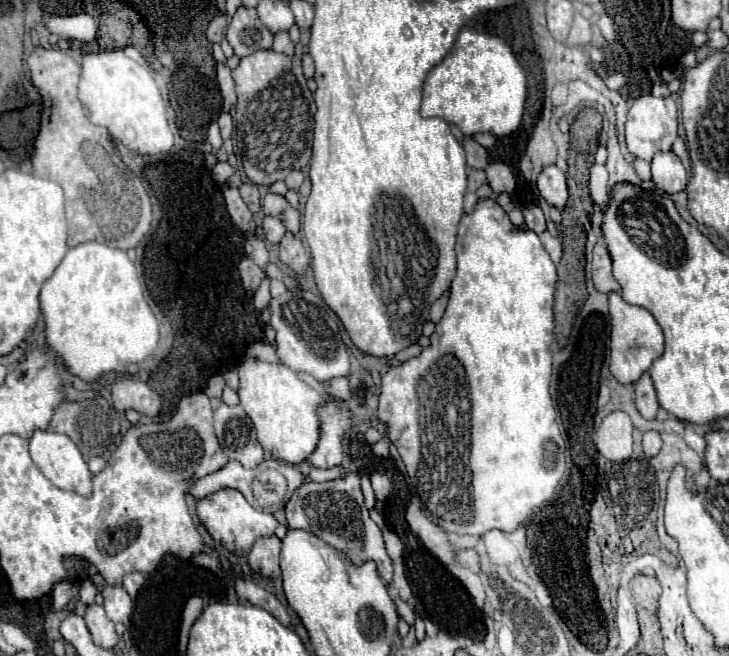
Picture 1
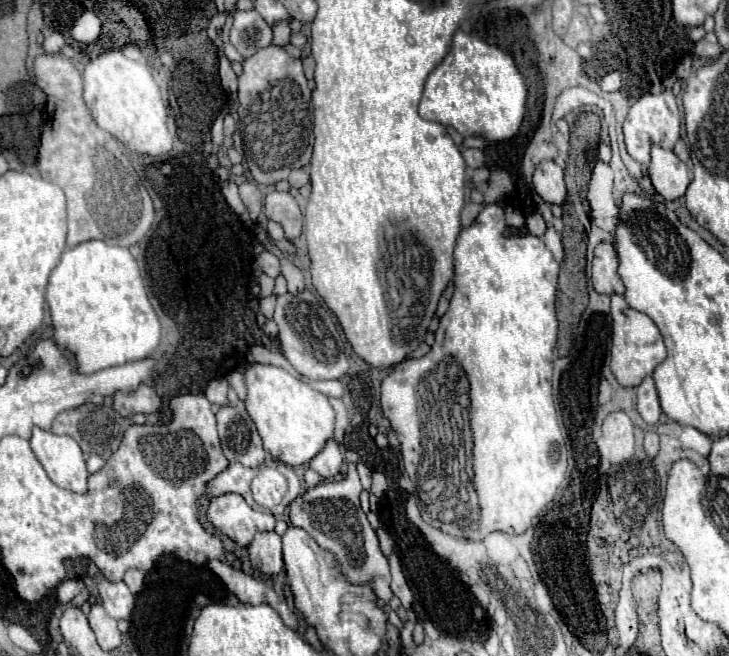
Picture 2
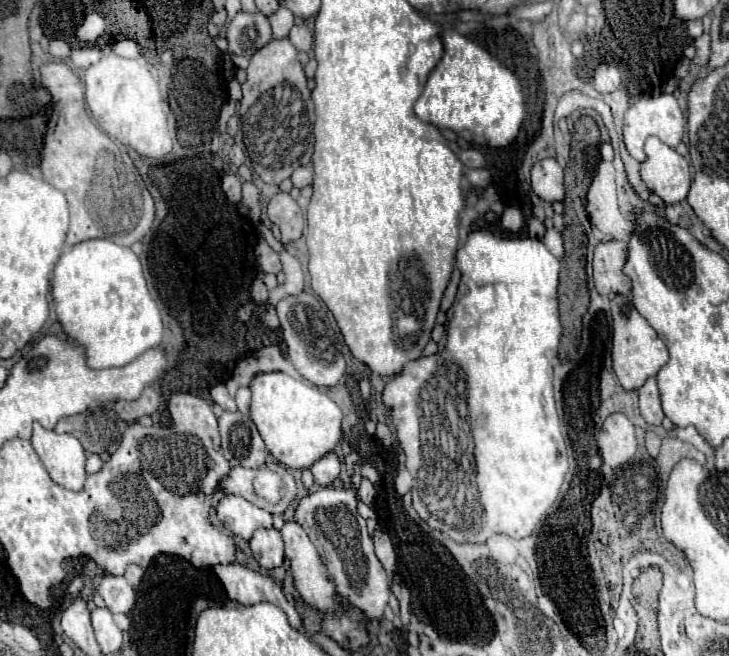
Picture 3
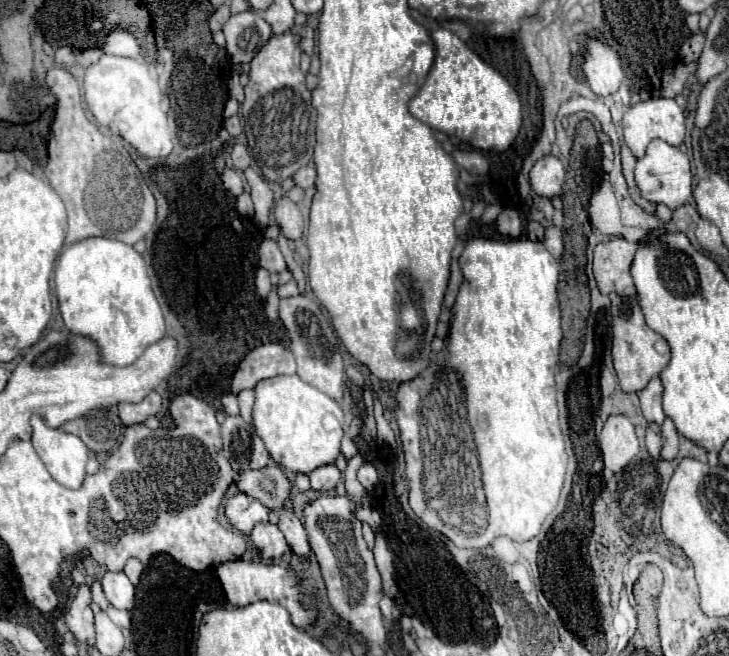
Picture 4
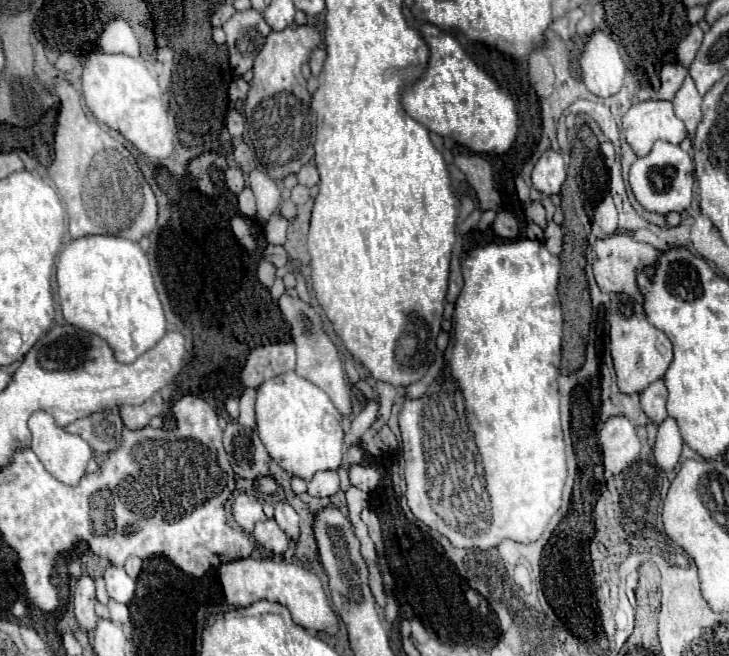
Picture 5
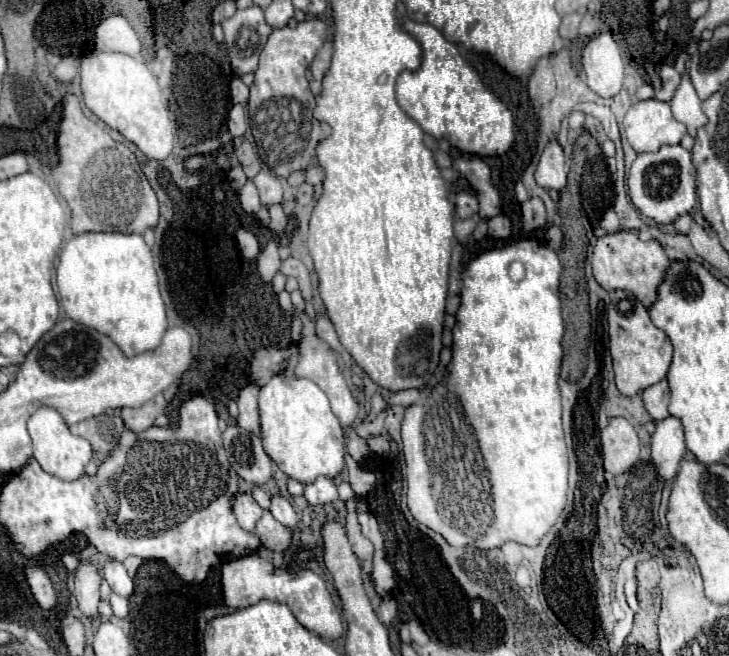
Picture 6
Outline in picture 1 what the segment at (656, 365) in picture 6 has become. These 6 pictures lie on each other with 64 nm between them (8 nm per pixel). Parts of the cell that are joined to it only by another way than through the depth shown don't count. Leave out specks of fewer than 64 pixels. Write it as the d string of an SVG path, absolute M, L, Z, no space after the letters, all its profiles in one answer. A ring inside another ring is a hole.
M610 294L610 318L612 318L612 332L610 332L610 372L622 384L634 384L642 372L646 372L652 362L664 352L664 336L662 328L658 326L656 318L640 306L632 306L622 300L620 294Z

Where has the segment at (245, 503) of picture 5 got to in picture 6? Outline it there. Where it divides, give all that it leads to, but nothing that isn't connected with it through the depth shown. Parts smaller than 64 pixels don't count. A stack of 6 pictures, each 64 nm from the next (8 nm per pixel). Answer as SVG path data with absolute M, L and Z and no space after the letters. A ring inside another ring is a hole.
M238 494L238 496L234 498L234 514L236 514L238 524L240 524L244 530L252 532L256 520L262 516L262 508L260 508L258 502L252 498L252 494Z

